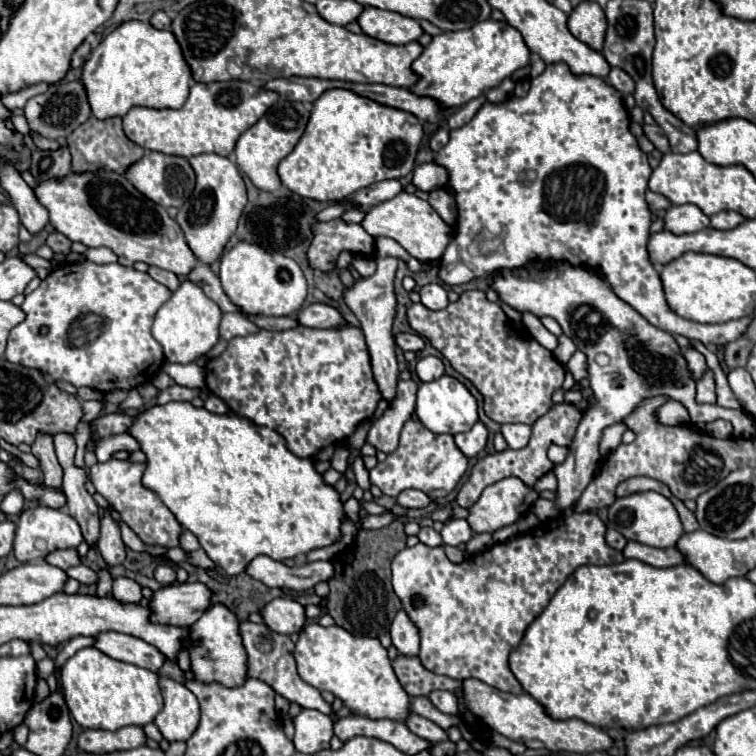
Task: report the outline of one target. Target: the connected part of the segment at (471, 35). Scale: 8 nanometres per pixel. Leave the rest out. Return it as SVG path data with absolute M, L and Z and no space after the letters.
M496 20L478 22L468 30L442 32L432 38L424 52L412 62L412 72L418 76L418 82L410 92L436 100L442 110L458 108L480 96L484 90L498 86L506 76L528 62L530 50L516 28Z

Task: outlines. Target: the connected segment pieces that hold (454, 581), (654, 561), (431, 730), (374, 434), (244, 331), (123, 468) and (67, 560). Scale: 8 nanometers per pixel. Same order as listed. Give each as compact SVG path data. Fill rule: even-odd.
M568 510L568 512L566 512L566 520L560 518L560 526L538 526L538 528L534 528L532 532L528 532L528 534L524 534L524 536L518 536L518 538L514 538L514 540L508 540L508 542L504 542L504 544L494 544L494 546L488 548L486 552L482 552L482 554L478 554L478 556L470 556L470 558L466 558L464 562L458 564L454 564L454 562L450 562L450 560L446 558L444 548L428 548L428 546L424 546L424 544L420 544L420 542L418 542L416 546L412 546L412 548L404 548L404 550L398 552L398 556L394 556L394 560L392 560L392 588L394 588L396 596L398 596L400 602L402 602L402 610L410 616L410 620L414 620L414 626L416 626L418 632L420 632L420 654L418 654L418 658L420 658L420 662L422 662L424 668L428 668L430 672L440 674L440 676L450 676L450 678L454 678L454 680L476 678L476 680L480 680L480 682L484 682L484 684L488 684L488 686L494 686L494 688L498 688L498 690L502 690L502 692L522 694L522 686L518 684L518 680L514 678L514 674L512 674L510 668L508 668L508 654L510 654L510 650L512 650L514 646L520 644L526 626L546 608L546 604L548 604L550 598L556 594L556 590L564 584L564 580L566 580L578 566L582 566L582 564L618 564L618 562L624 562L624 560L626 560L626 558L622 556L620 550L614 550L614 548L610 548L610 546L606 544L606 524L604 524L594 512L582 512L582 514L578 514L578 512Z
M628 542L624 548L624 556L626 558L636 558L640 562L646 562L650 566L656 568L670 568L670 566L678 566L684 564L686 558L678 548L652 548L652 546L644 546L640 542Z
M414 712L408 714L408 718L406 718L406 726L408 726L414 734L418 734L420 738L430 740L432 744L438 744L438 742L442 742L442 740L448 738L446 732L444 732L442 728L438 728L434 722L430 722L428 718L422 718L422 716L414 714Z
M414 380L398 382L398 394L392 400L392 406L384 412L384 416L380 416L378 420L372 422L366 442L370 442L376 450L380 450L384 454L390 454L398 448L400 430L414 412L416 390L418 390L418 384Z
M224 314L220 322L220 338L232 340L236 336L248 336L258 332L258 326L254 326L246 316L242 314Z
M108 460L108 462L94 464L90 468L90 480L92 480L96 492L102 494L110 502L110 506L120 514L122 522L126 522L146 546L174 548L180 544L182 526L174 518L174 514L164 506L164 502L142 484L144 470L146 470L146 464L142 464L142 462Z
M72 548L70 550L54 550L44 560L48 564L52 564L52 566L62 568L62 570L68 570L70 566L78 566L80 564L80 558L78 558L76 550L72 550Z

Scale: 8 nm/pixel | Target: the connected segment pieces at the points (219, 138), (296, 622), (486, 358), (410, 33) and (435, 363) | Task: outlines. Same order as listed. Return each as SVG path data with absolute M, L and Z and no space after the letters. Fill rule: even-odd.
M230 80L230 82L210 82L194 84L186 104L178 110L154 110L154 108L132 108L124 120L126 136L146 148L170 156L192 158L196 154L214 152L220 156L230 156L240 134L262 118L262 114L276 102L278 94L262 90L256 84Z
M276 598L272 602L268 602L262 610L260 610L264 624L278 634L292 634L292 632L300 632L300 628L304 626L306 618L304 618L304 606L298 604L292 598Z
M466 290L444 312L432 312L426 306L412 304L408 308L410 328L426 338L450 366L468 378L484 398L484 414L498 422L520 422L532 426L540 416L552 408L552 392L564 382L564 366L550 350L540 346L532 336L512 326L500 304L488 302L482 290ZM440 318L462 320L468 324L466 338L458 338L454 328L440 324Z
M372 6L364 8L364 12L358 18L358 24L364 34L386 44L408 44L424 34L424 30L414 18Z
M424 356L416 364L416 374L422 382L432 382L438 380L444 374L444 364L436 356Z

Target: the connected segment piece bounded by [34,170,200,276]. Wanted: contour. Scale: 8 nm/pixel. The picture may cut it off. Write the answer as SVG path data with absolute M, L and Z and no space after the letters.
M70 172L62 180L46 180L40 186L36 186L36 198L40 204L50 212L50 224L68 236L72 242L82 242L88 248L110 248L116 256L126 256L130 262L146 262L148 266L158 266L162 270L174 272L176 276L188 276L196 266L198 258L190 250L190 246L184 240L184 234L176 220L168 218L166 208L154 204L144 194L140 194L126 176L116 172L86 172L86 174L74 174Z

